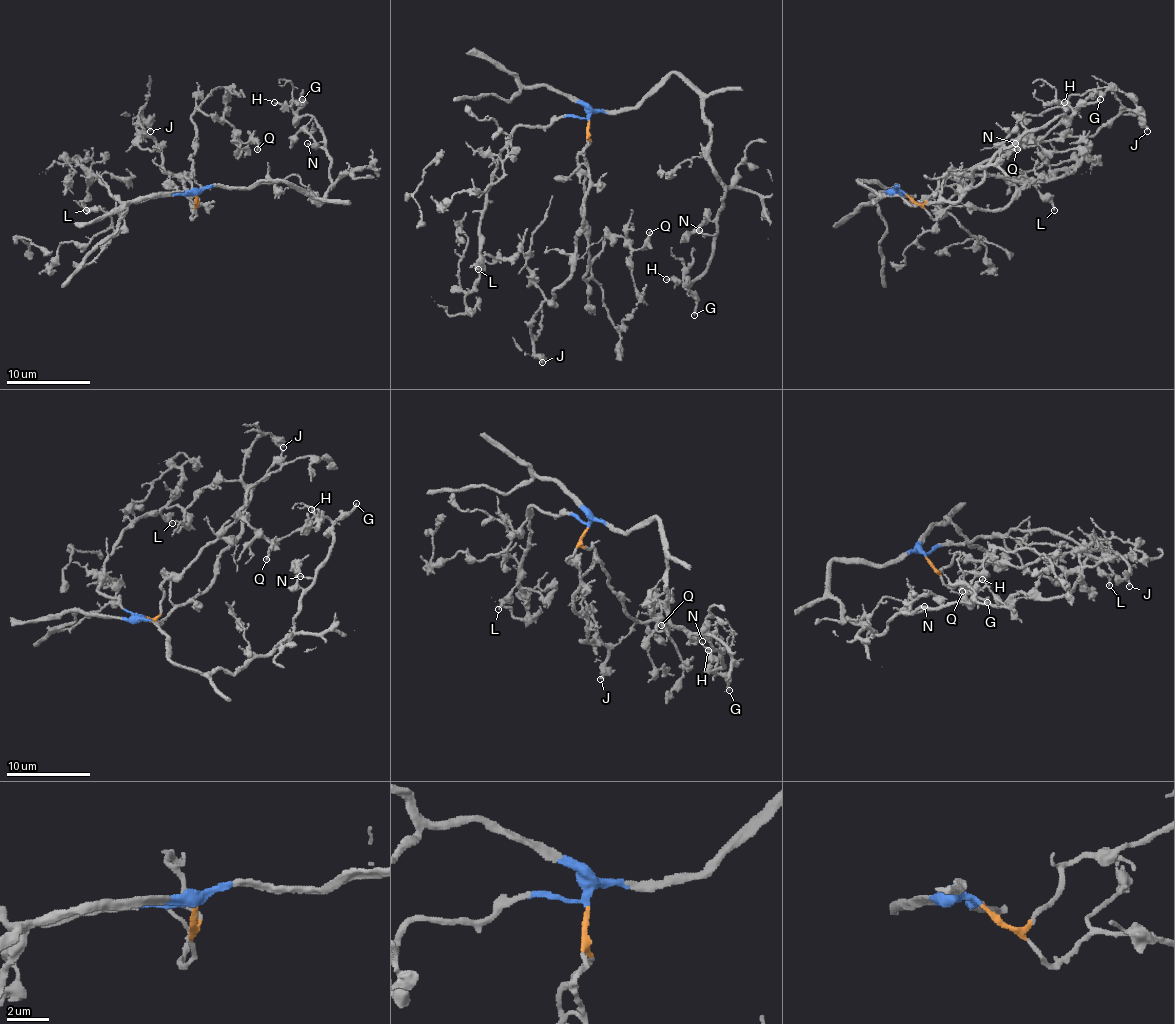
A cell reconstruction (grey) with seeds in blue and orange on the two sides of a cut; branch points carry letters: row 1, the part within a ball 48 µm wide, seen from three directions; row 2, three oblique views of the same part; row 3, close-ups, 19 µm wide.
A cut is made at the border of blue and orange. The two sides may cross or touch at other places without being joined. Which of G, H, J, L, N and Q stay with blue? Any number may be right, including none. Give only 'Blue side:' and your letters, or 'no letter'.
Blue side: G, H, L, N

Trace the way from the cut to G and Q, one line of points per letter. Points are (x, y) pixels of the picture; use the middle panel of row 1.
G: (588, 119), (636, 108), (676, 72), (700, 96), (708, 165), (723, 191), (708, 269), (689, 288), (693, 315)
Q: (588, 121), (590, 142), (577, 157), (588, 237), (586, 279), (605, 239), (622, 237), (638, 250), (649, 233)

